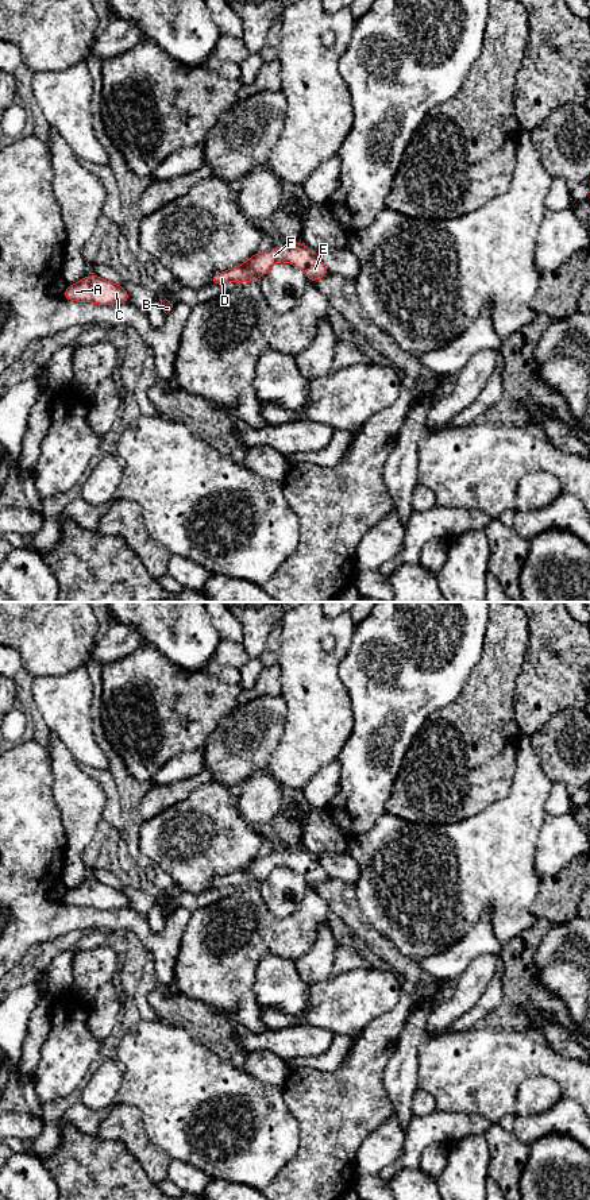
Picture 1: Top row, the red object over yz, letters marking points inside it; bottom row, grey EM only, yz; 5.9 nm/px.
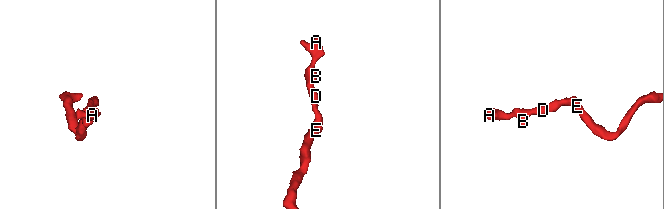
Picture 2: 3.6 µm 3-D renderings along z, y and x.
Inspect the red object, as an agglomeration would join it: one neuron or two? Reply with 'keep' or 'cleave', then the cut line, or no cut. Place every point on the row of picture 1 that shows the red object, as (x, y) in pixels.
keep | no cut

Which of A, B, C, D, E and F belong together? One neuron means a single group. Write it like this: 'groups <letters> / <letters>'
groups A B C D E F

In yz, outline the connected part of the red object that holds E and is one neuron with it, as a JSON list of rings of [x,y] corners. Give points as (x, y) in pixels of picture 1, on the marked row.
[[[297,242],[286,247],[270,248],[266,252],[257,252],[244,263],[227,271],[216,273],[211,278],[211,285],[258,281],[275,262],[298,266],[309,282],[329,274],[320,256],[305,244]]]

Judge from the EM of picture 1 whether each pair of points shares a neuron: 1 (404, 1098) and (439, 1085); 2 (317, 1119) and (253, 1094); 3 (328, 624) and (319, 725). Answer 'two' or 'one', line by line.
1: two
2: two
3: one

